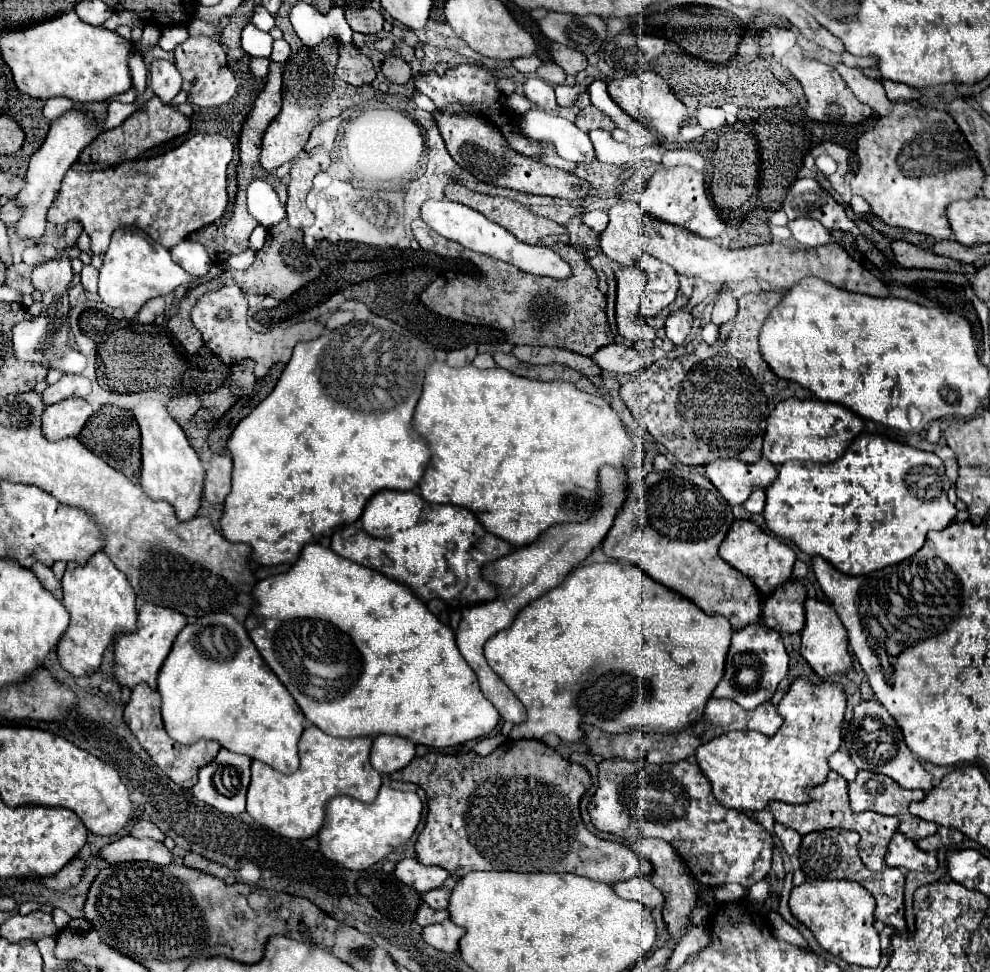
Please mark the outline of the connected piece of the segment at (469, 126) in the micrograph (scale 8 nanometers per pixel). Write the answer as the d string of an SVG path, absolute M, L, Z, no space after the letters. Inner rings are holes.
M434 114L436 124L440 128L440 134L446 142L446 148L450 156L464 168L468 170L474 178L500 186L500 188L510 188L526 194L540 194L540 196L556 196L564 200L582 200L588 196L590 184L582 178L578 178L572 172L552 168L542 164L536 158L518 154L512 150L506 142L506 138L498 132L496 126L486 122L480 116L456 116L456 114Z

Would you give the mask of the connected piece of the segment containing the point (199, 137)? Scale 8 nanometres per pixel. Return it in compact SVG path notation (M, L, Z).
M196 134L188 138L182 146L154 156L154 158L142 158L142 160L126 160L124 164L110 166L104 170L74 170L70 168L62 180L62 188L58 198L48 208L48 220L52 224L66 224L68 218L78 218L86 226L86 234L90 236L92 244L90 250L94 254L104 254L110 244L110 236L120 226L136 226L144 230L154 242L162 244L164 248L172 248L180 238L186 238L188 234L200 230L202 226L208 226L216 222L226 206L228 206L228 194L226 194L226 166L232 160L234 146L232 142L222 134Z

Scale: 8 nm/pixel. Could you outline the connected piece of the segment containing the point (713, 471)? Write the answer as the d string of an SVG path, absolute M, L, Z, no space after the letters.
M764 458L756 464L746 464L740 460L714 460L706 464L706 478L730 506L744 504L754 490L766 488L776 476L776 466Z

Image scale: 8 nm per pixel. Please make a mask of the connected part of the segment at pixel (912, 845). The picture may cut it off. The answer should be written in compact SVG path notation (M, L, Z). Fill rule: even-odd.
M902 832L894 834L886 852L886 866L914 870L914 872L936 872L938 860L934 854L918 850L916 842Z

